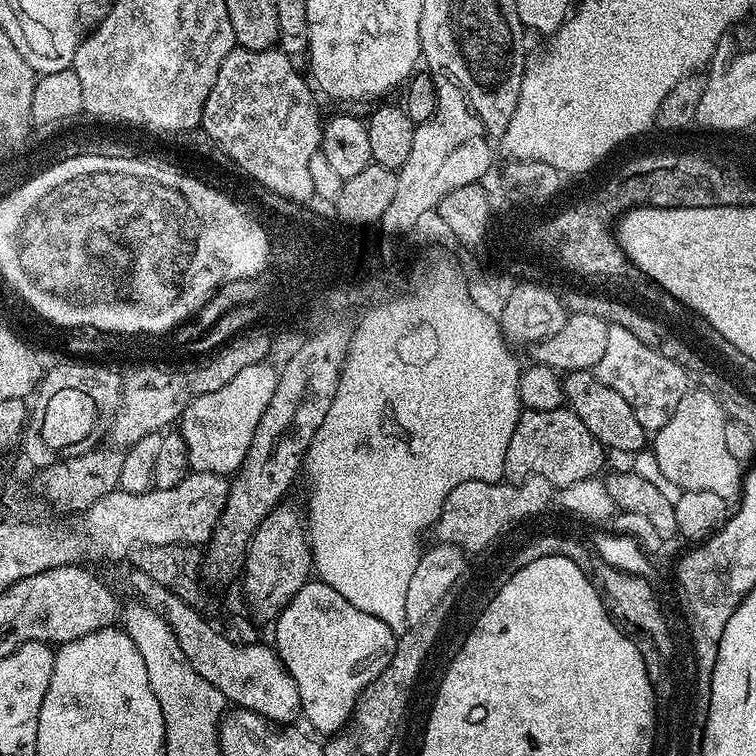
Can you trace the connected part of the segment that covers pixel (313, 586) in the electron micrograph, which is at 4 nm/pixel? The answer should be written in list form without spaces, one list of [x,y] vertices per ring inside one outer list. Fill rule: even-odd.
[[[319,578],[309,579],[274,621],[274,647],[298,686],[300,711],[313,733],[328,738],[354,716],[356,700],[372,676],[395,656],[395,634],[382,618],[350,606],[338,590]]]

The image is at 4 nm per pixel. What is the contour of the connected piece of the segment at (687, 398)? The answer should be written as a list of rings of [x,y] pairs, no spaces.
[[[695,390],[687,392],[670,422],[655,432],[650,449],[657,456],[661,477],[676,483],[683,491],[710,490],[710,494],[718,494],[723,500],[739,501],[742,462],[726,446],[726,415],[713,396],[699,395]]]

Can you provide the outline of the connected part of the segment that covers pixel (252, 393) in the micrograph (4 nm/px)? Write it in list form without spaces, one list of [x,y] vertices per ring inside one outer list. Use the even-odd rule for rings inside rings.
[[[265,362],[246,366],[222,386],[210,394],[202,394],[193,400],[192,405],[184,411],[178,421],[178,435],[188,447],[188,467],[193,472],[209,472],[225,478],[239,473],[240,463],[246,458],[254,430],[274,398],[277,369]]]

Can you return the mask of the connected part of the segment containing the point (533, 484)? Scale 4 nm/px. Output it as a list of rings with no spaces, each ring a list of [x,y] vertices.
[[[530,476],[523,482],[478,482],[477,480],[462,482],[462,486],[454,486],[454,490],[450,490],[442,514],[436,519],[435,524],[449,540],[459,540],[462,544],[468,544],[468,547],[479,547],[481,544],[488,543],[488,540],[508,521],[514,519],[527,521],[528,513],[533,516],[539,515],[542,510],[541,505],[548,498],[548,491],[553,488],[553,481],[546,476]]]

